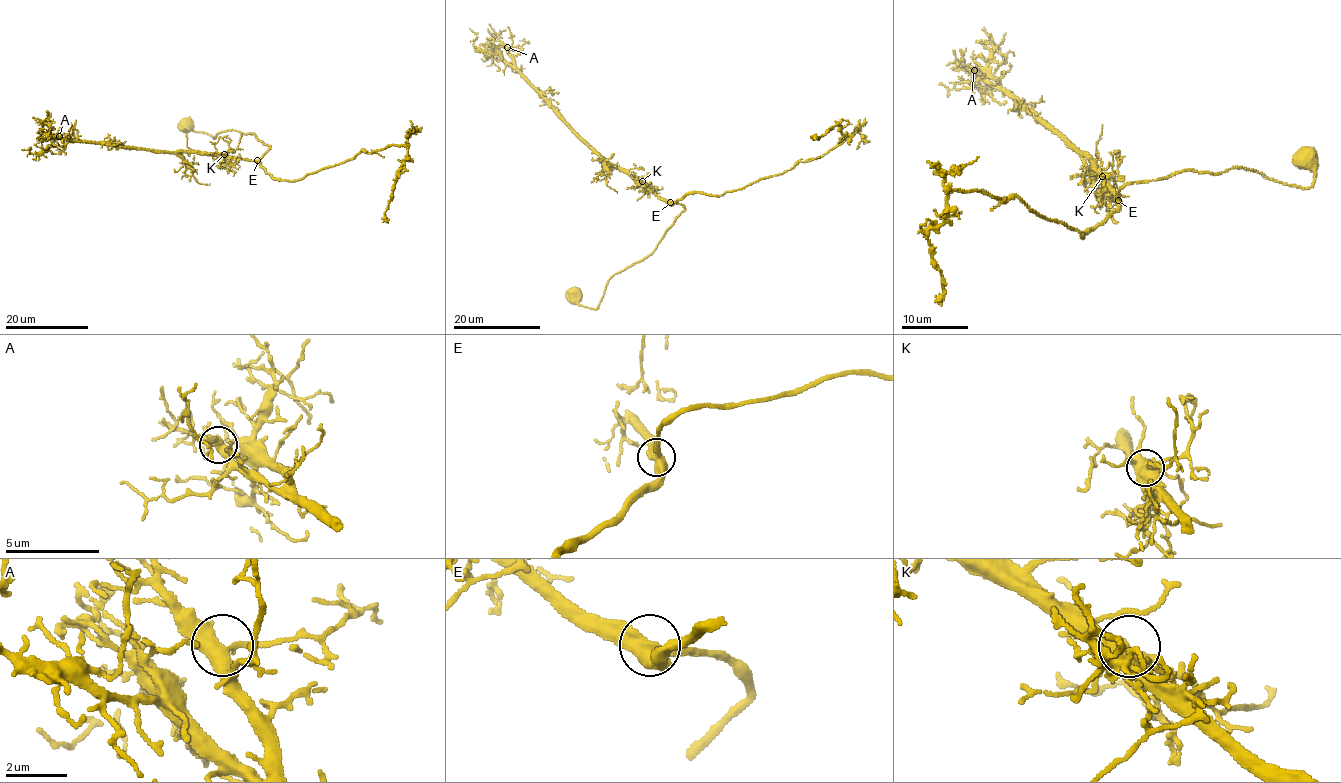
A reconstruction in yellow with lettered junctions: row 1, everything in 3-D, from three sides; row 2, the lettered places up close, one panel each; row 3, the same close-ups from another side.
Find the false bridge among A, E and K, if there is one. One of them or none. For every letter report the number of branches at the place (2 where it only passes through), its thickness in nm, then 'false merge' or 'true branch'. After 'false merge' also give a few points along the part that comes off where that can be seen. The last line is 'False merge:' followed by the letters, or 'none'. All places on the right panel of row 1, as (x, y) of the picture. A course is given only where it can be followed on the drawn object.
A: 3 | 420 nm | true branch
E: 3 | 440 nm | true branch
K: 3 | 440 nm | true branch
False merge: none

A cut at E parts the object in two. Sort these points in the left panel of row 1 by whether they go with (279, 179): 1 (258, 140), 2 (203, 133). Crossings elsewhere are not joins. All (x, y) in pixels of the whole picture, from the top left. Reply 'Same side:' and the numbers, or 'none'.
Same side: none

